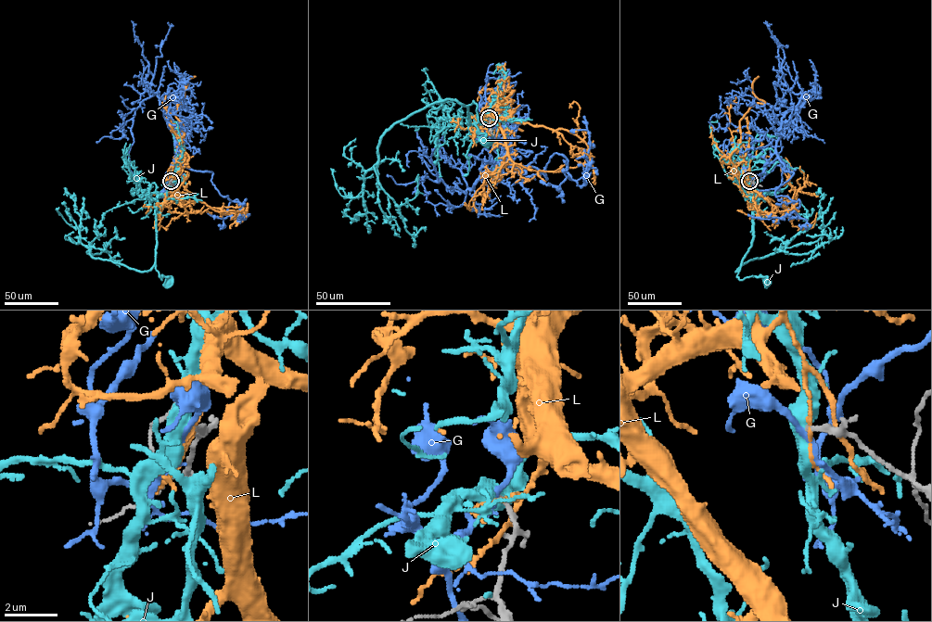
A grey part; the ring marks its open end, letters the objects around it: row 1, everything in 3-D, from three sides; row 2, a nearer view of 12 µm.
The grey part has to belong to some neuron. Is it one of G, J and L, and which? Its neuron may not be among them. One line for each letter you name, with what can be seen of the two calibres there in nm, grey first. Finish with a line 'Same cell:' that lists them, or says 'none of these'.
J: 190/550 nm
Same cell: J

